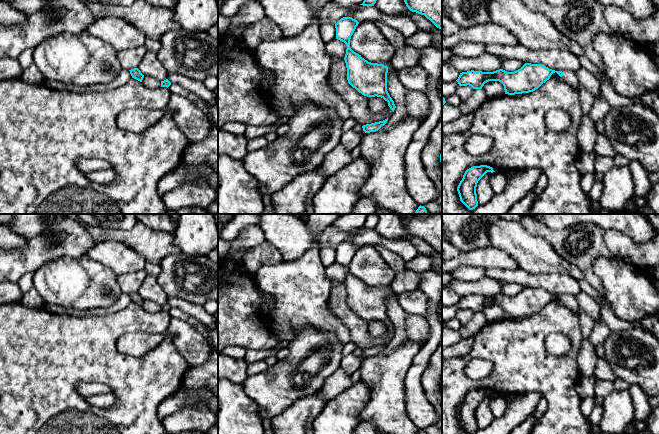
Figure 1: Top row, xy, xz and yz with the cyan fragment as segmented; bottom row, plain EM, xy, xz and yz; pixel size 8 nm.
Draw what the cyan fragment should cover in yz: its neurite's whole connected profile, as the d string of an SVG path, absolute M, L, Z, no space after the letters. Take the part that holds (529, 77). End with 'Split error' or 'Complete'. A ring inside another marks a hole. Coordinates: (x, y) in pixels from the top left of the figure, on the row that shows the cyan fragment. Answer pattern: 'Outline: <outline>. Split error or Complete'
Outline: M525 63L514 72L499 69L493 72L467 71L460 73L456 80L459 86L471 86L473 89L482 89L489 81L499 81L503 84L505 94L515 95L533 92L550 79L553 73L557 73L562 81L569 84L576 91L579 81L575 72L571 70L555 71L542 64Z. Split error

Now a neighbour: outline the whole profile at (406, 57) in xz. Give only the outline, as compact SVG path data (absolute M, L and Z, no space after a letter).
M404 46L396 48L395 54L391 60L391 65L397 71L402 69L419 66L423 48L414 48Z

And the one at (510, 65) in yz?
M510 58L503 60L502 69L507 72L514 72L520 69L524 63L518 59Z

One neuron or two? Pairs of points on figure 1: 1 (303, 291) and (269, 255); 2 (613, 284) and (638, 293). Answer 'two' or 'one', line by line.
1: two
2: one

